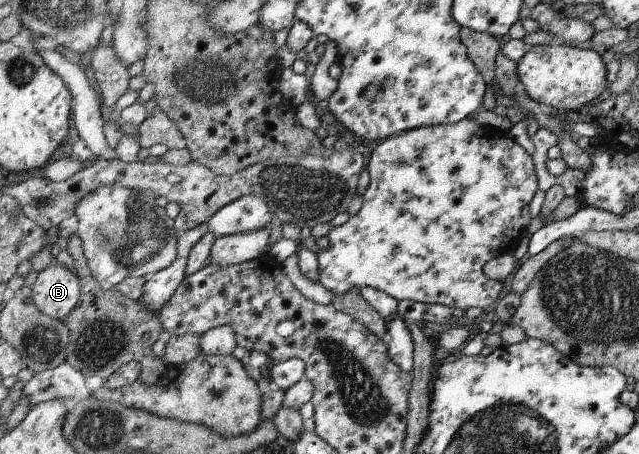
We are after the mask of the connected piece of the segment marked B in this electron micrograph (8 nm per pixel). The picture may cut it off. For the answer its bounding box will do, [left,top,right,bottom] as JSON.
[32,262,82,320]

